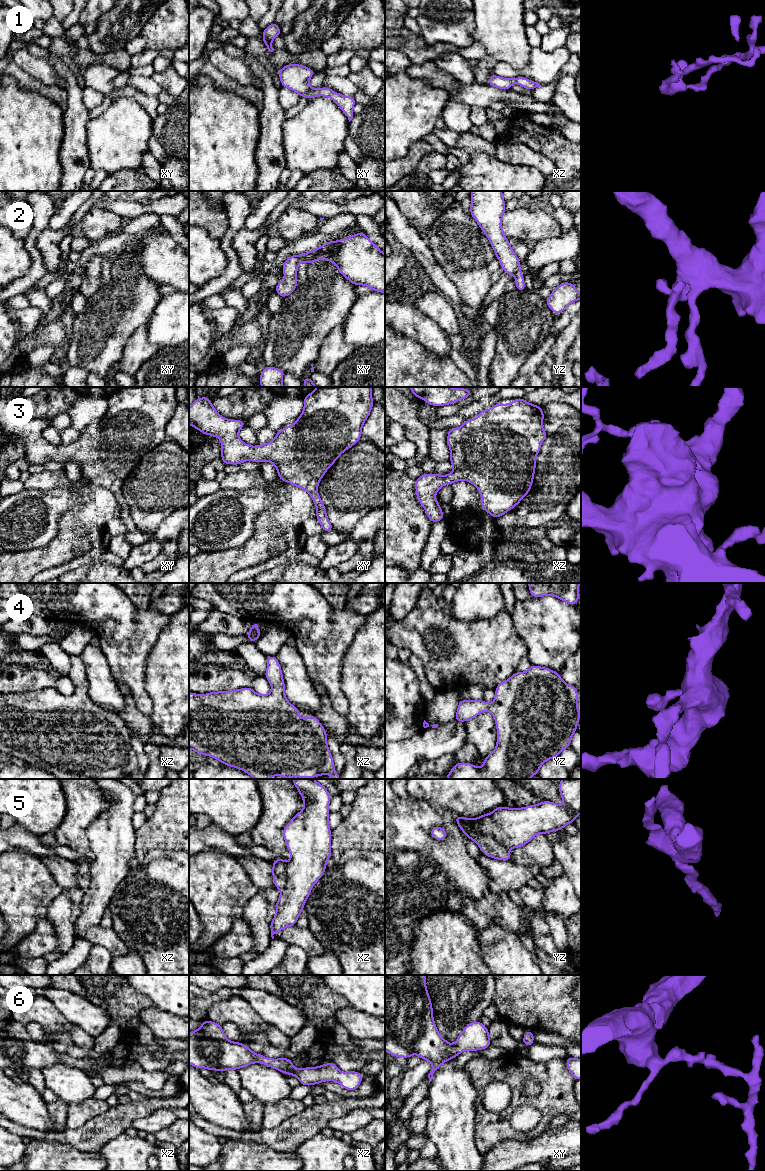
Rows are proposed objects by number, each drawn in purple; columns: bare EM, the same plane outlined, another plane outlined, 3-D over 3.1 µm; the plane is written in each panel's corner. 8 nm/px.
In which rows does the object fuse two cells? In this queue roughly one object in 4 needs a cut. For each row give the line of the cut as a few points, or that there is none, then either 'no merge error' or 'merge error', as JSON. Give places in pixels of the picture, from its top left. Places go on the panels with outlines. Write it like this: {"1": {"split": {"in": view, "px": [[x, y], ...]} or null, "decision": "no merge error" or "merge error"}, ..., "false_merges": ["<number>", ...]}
{"1": {"split": null, "decision": "no merge error"}, "2": {"split": null, "decision": "no merge error"}, "3": {"split": null, "decision": "no merge error"}, "4": {"split": null, "decision": "no merge error"}, "5": {"split": {"in": "yz", "px": [[471, 820], [475, 833], [490, 835], [507, 849]]}, "decision": "merge error"}, "6": {"split": null, "decision": "no merge error"}, "false_merges": ["5"]}

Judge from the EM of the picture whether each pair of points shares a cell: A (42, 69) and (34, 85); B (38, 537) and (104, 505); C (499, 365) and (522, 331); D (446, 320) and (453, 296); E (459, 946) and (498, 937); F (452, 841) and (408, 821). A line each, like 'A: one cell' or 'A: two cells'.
A: two cells
B: two cells
C: one cell
D: two cells
E: two cells
F: one cell

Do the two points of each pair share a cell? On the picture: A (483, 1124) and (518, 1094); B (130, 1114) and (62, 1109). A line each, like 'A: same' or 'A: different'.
A: same
B: different

